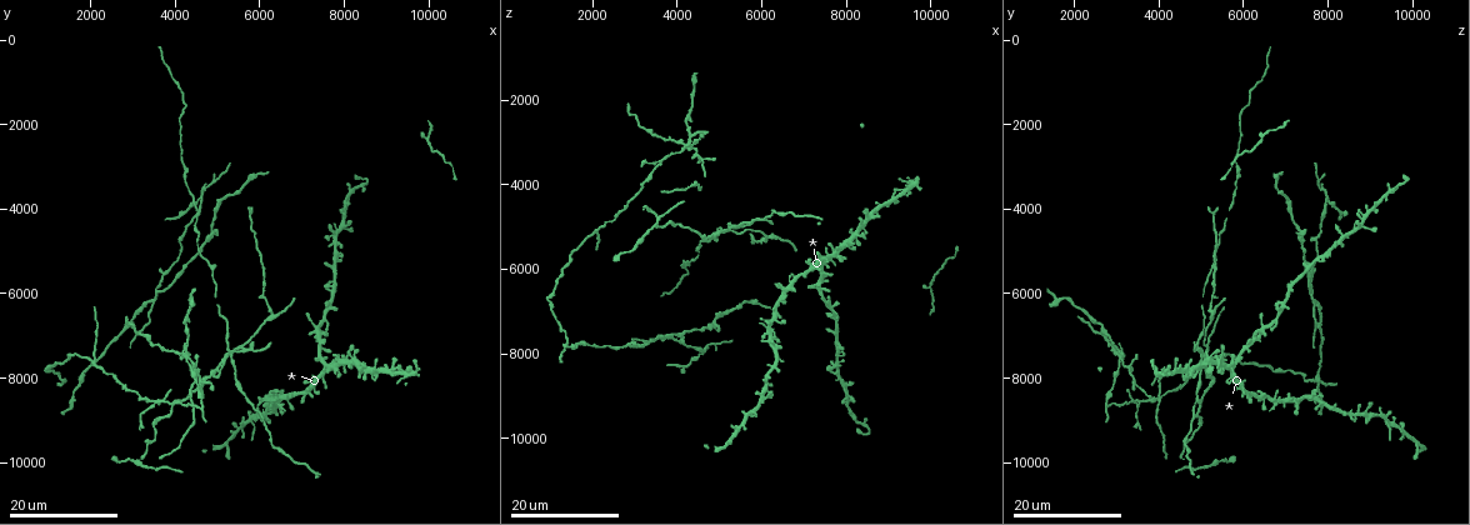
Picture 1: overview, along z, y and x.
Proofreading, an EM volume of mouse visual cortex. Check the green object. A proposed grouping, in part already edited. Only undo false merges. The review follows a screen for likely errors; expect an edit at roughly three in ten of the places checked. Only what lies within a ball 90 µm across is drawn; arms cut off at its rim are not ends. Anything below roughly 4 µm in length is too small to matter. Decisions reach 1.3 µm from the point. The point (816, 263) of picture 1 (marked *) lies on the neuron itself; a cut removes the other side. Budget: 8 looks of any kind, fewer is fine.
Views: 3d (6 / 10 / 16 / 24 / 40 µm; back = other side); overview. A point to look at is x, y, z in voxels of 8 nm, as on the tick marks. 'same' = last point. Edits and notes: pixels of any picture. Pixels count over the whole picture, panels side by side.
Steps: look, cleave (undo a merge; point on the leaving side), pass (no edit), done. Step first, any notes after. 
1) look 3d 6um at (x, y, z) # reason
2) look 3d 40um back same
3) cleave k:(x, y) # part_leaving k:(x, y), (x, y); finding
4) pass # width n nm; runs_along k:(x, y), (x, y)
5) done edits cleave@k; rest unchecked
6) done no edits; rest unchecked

look 3d 24um at (7300, 6750, 6500) # four or more arms meet

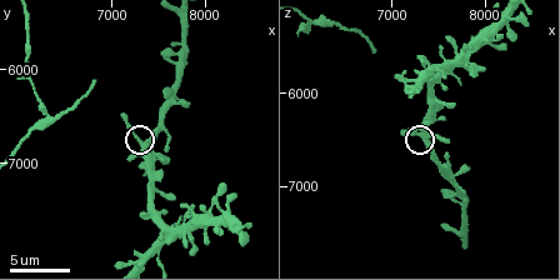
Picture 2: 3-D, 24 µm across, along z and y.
look 3d 6um at (7350, 6800, 6500)

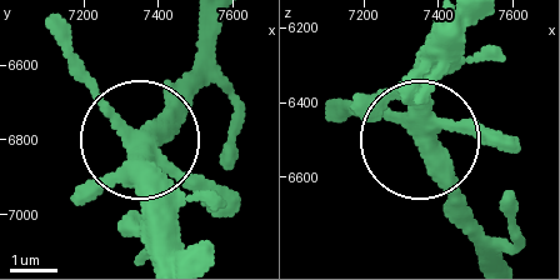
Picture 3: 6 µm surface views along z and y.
pass # arms 4; runs_along 3:(449, 26), (425, 158), (493, 238); continuous, no second neuron

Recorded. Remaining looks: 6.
look 3d 24um at (6200, 8400, 7450) # four arms meet

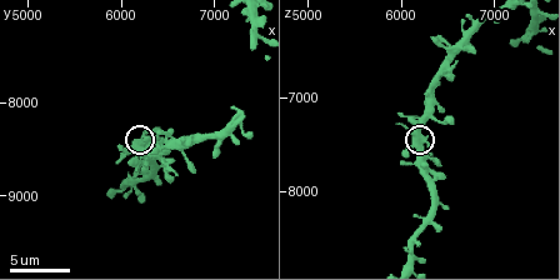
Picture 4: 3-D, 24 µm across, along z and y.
look 3d 6um at (6200, 8450, 7400) # zoom in

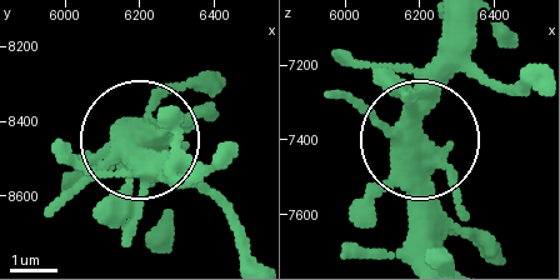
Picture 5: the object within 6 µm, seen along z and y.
pass # width 460 nm; all the same neuron

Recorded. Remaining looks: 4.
look 3d 16um at (8000, 4400, 8750) # looks like a crossing

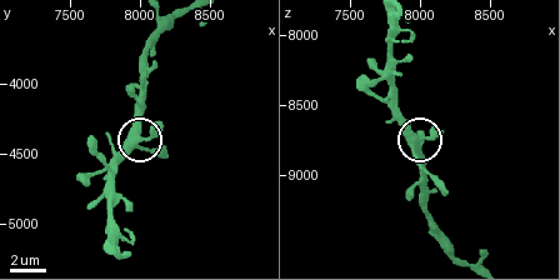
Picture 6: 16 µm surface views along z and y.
look 3d 10um at (7960, 4400, 8780)

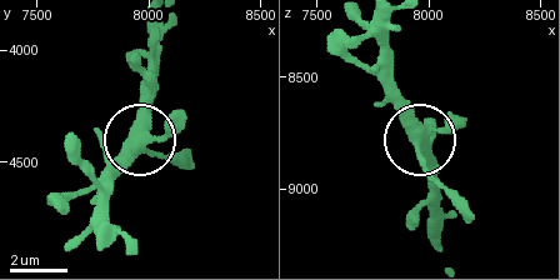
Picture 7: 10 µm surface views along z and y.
pass # width 390 nm; runs_along 7:(379, 20), (381, 70), (426, 170), (449, 196); one neuron here

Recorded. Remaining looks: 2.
look 3d 24um at (8250, 3550, 9650) # thick turns thin

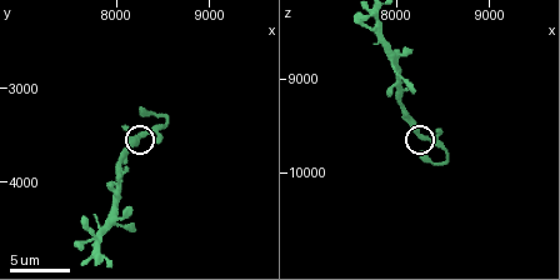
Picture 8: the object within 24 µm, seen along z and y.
look 3d 6um at (8250, 3500, 9650) # zoom in

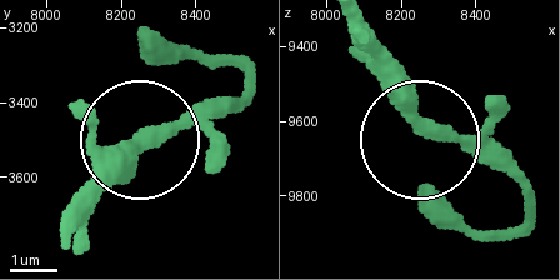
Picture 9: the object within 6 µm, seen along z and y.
pass # continuous, no second neuron

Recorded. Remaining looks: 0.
done no edits; rest unchecked

